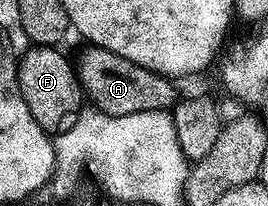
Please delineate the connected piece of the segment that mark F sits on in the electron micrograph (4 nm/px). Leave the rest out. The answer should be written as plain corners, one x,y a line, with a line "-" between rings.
30,45
29,49
20,55
17,64
19,92
23,92
23,100
27,108
31,108
31,116
35,116
35,120
47,132
60,131
66,125
67,119
82,109
81,81
77,79
74,63
70,59
68,62
61,52
56,46

